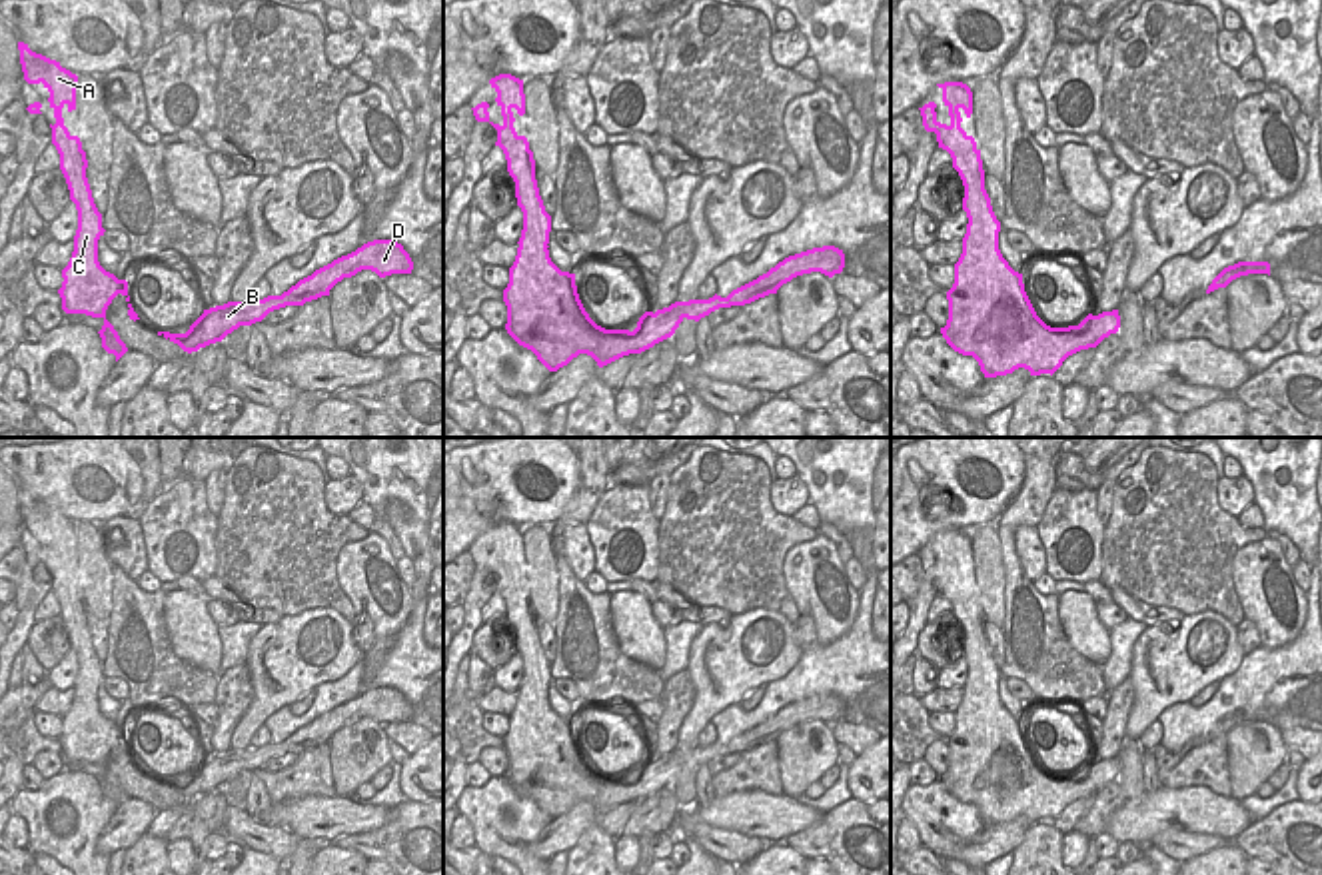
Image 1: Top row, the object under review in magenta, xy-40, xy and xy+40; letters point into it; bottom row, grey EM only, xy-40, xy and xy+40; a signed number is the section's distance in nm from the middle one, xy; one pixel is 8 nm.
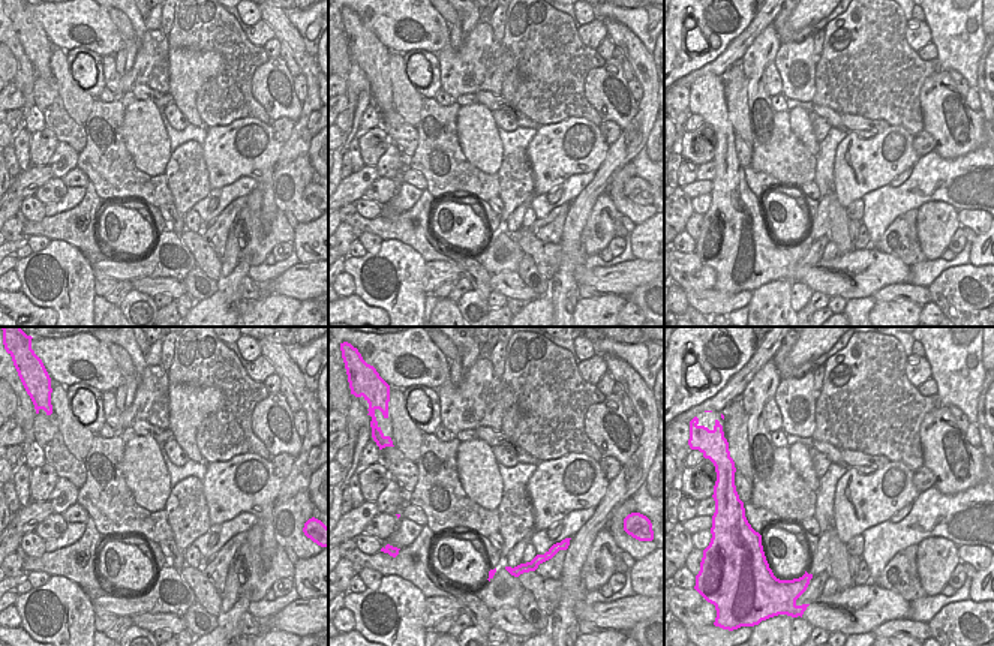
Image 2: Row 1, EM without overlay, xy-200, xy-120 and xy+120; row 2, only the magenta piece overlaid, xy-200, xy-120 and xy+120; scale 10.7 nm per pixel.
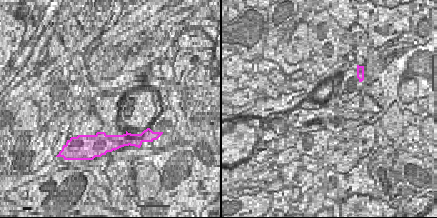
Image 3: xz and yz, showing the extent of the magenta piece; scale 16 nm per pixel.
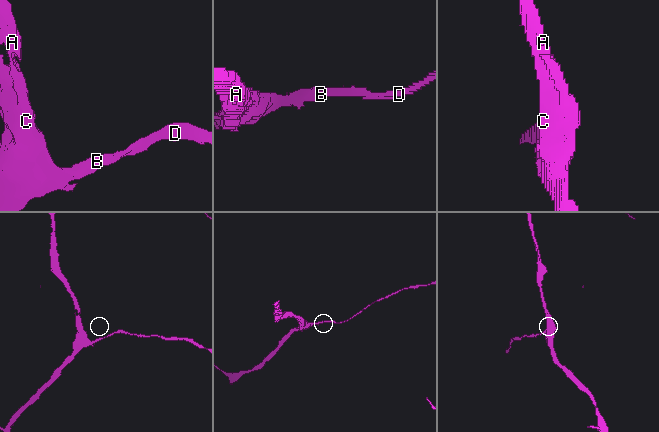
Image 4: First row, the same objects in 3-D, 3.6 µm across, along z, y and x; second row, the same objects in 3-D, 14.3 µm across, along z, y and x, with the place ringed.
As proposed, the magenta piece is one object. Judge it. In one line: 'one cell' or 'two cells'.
one cell

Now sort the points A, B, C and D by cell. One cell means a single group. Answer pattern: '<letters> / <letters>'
A B C D

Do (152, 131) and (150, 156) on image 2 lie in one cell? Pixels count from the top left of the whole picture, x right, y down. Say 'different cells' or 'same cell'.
same cell

